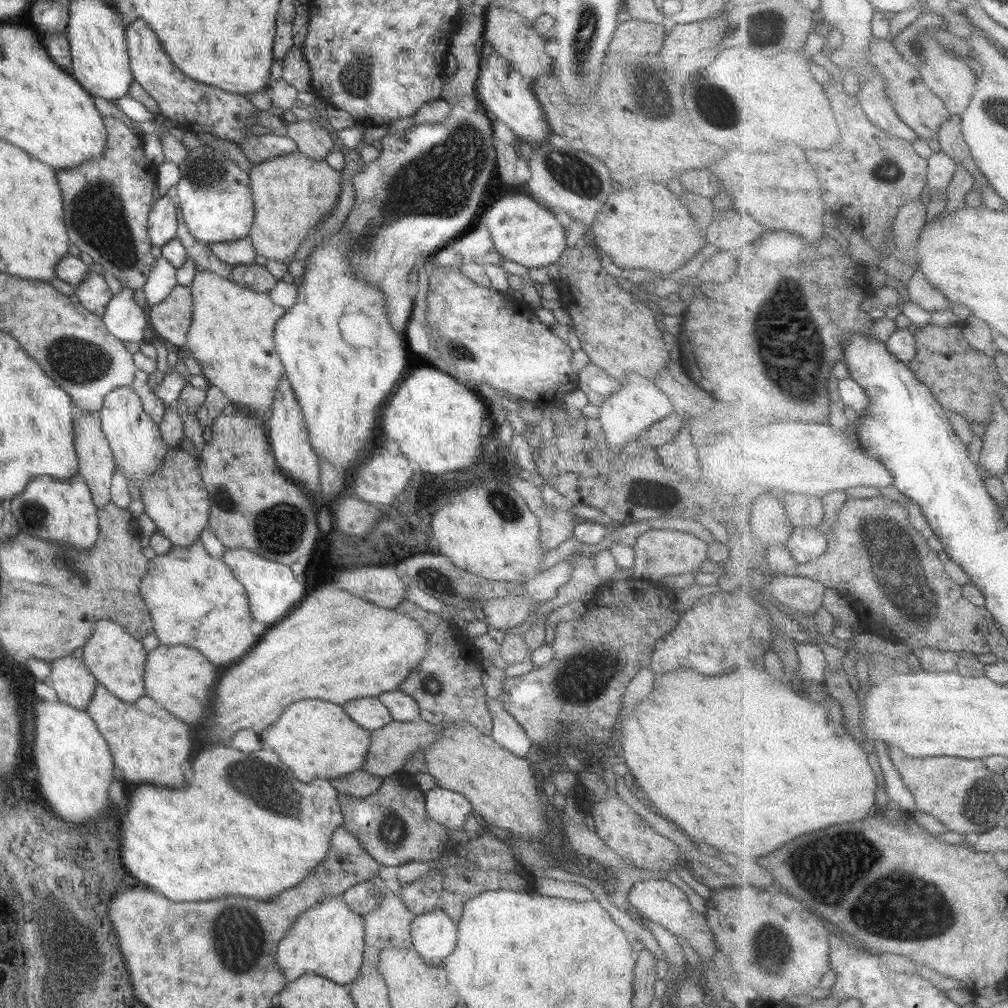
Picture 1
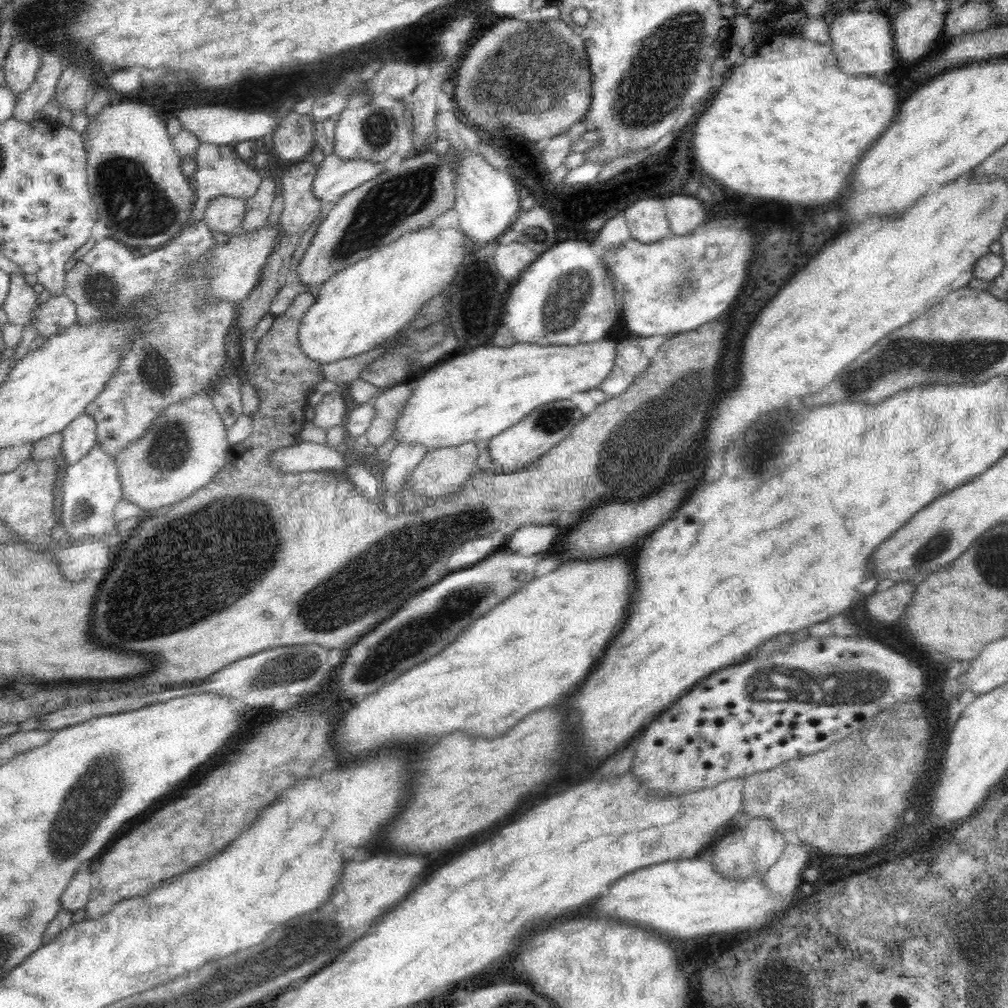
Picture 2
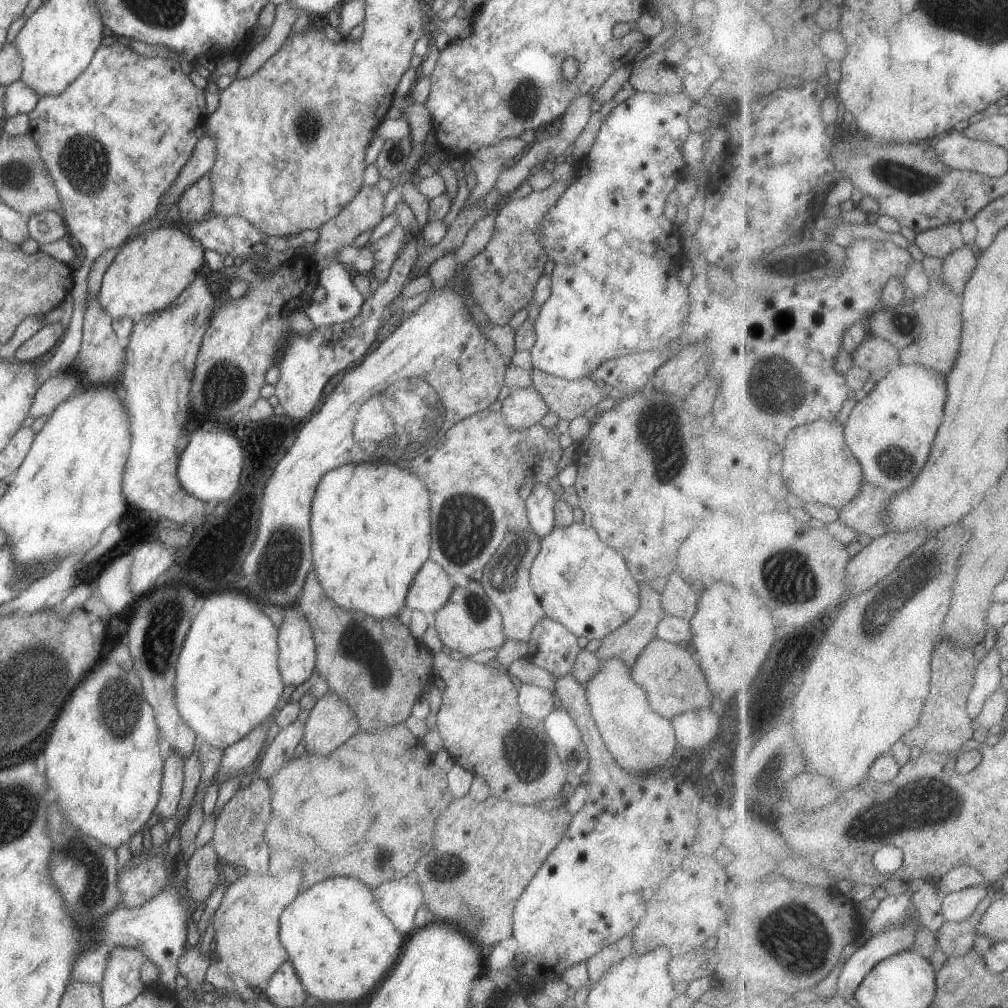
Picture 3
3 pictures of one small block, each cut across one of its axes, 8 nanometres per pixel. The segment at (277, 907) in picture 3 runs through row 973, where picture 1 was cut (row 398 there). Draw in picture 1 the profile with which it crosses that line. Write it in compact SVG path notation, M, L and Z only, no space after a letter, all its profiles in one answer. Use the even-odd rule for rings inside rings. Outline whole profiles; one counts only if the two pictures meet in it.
M210 270L196 272L190 290L193 298L192 324L187 332L184 350L200 362L200 373L204 374L209 385L216 386L230 397L234 407L245 409L250 416L262 420L266 429L268 412L274 402L274 394L280 384L280 378L285 372L281 358L277 356L273 336L276 322L286 314L286 309L274 304L268 293L254 292Z

